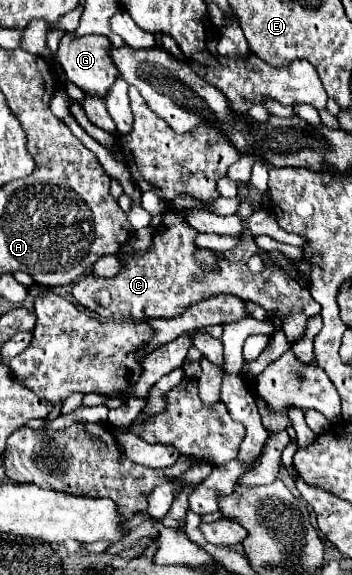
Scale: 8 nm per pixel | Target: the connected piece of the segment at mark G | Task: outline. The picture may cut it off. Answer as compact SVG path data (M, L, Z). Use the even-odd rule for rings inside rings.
M65 33L61 37L61 43L59 43L57 61L61 63L67 79L73 81L77 87L81 87L89 95L105 97L111 83L119 75L109 51L111 51L111 41L105 35L83 35L83 37L79 37L75 33Z

